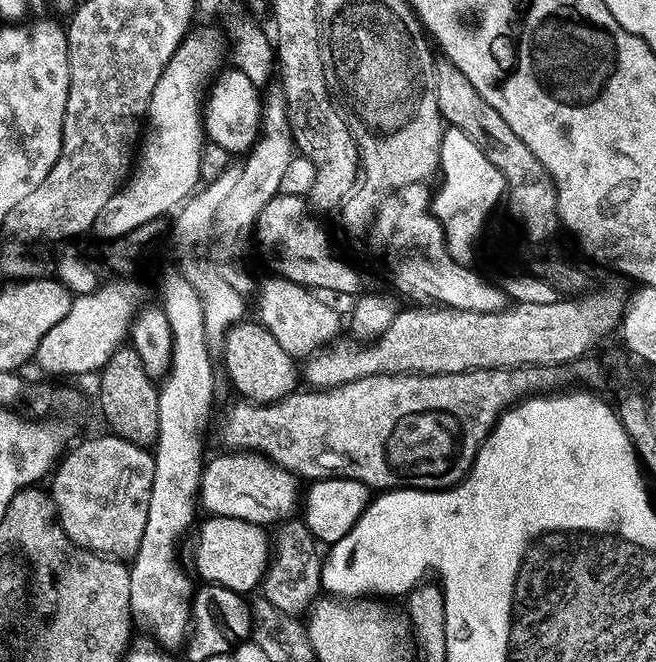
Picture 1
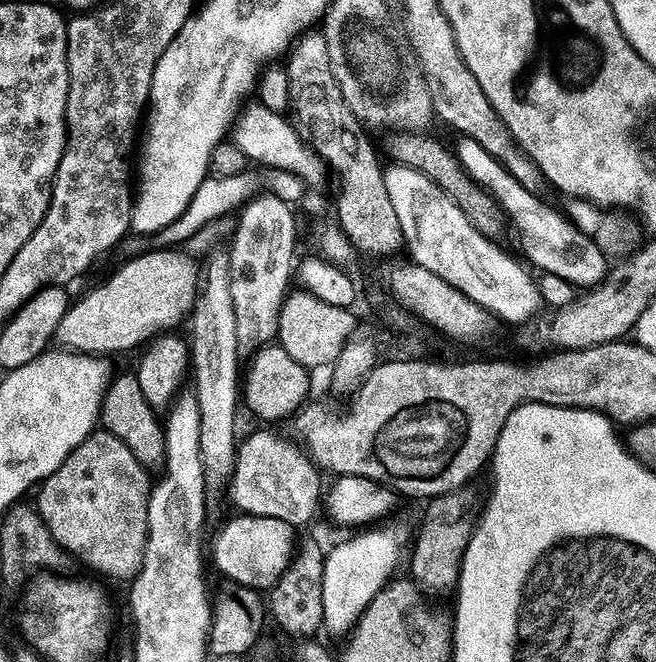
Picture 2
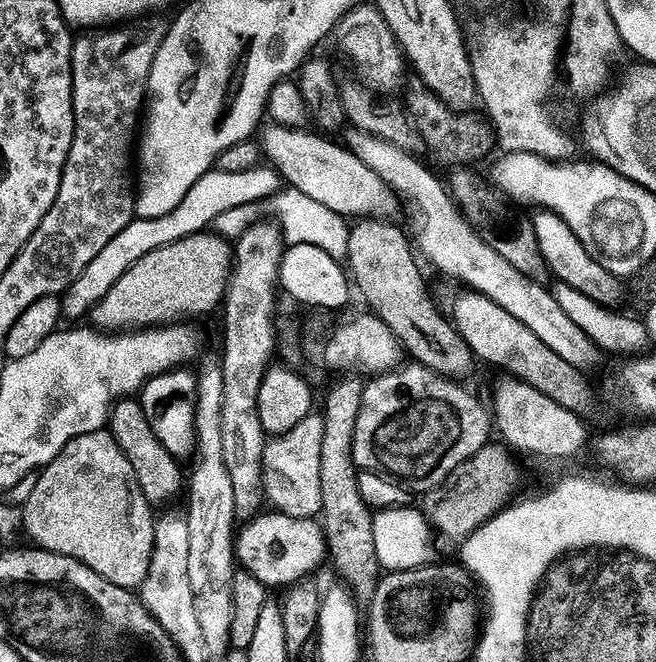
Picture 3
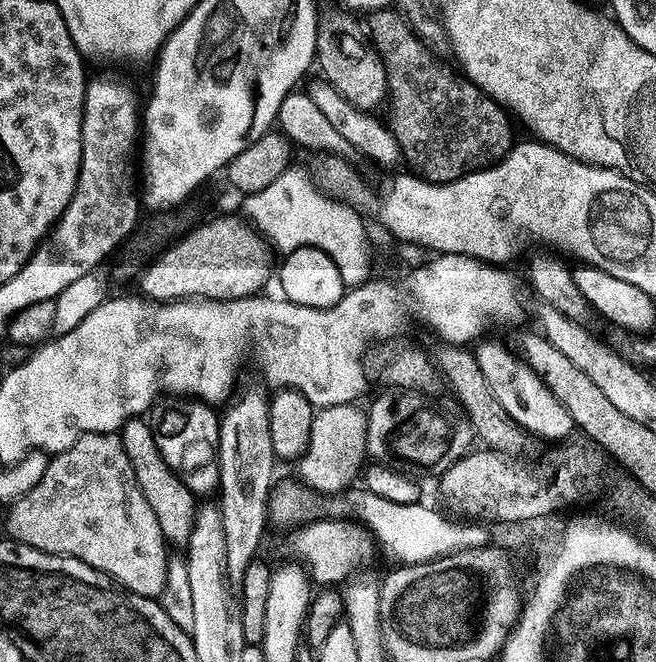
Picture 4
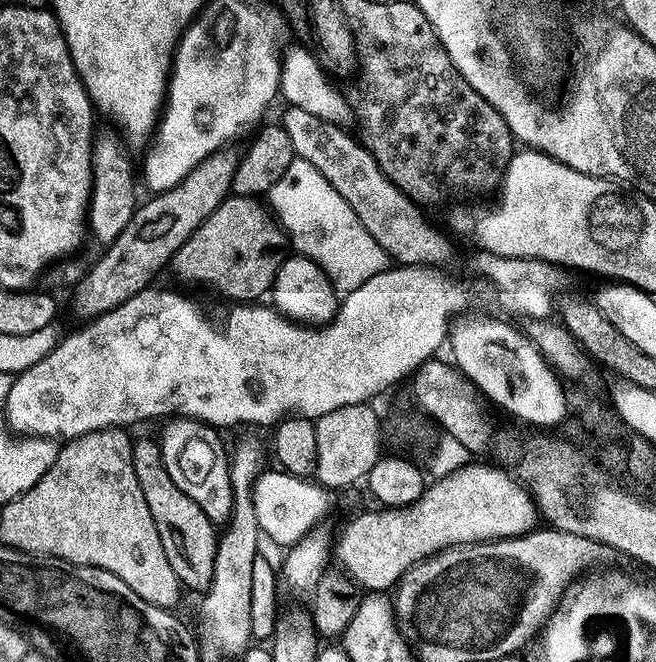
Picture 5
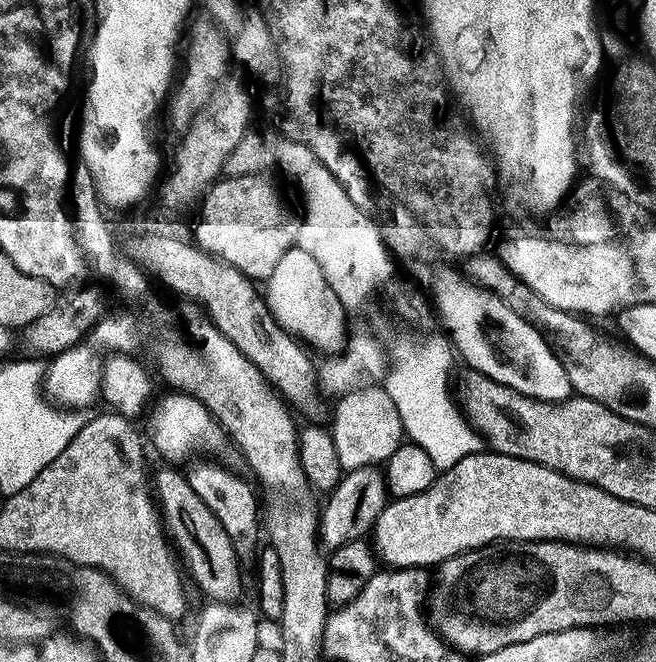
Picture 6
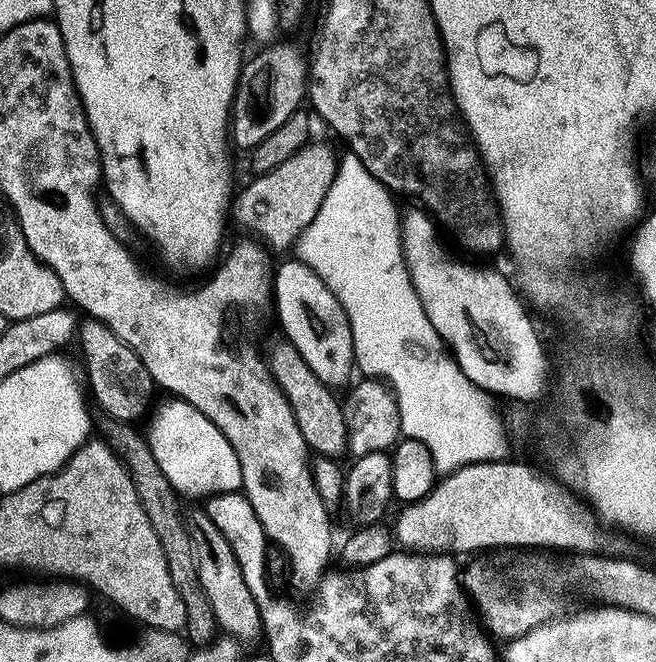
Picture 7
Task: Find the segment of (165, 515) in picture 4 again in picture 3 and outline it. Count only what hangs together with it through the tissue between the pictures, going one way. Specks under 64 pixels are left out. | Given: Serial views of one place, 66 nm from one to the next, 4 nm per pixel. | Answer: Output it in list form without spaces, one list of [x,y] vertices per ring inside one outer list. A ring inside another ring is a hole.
[[[121,398],[115,401],[109,411],[106,428],[112,433],[114,442],[118,442],[118,450],[126,454],[126,462],[130,462],[131,468],[134,469],[134,478],[138,478],[142,494],[146,494],[149,504],[159,506],[182,492],[186,476],[184,472],[180,473],[181,461],[172,456],[170,450],[162,446],[162,442],[158,442],[158,434],[154,434],[146,420],[139,399]]]

